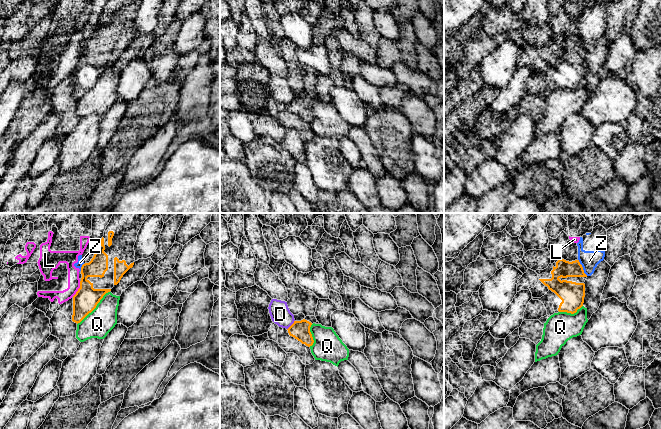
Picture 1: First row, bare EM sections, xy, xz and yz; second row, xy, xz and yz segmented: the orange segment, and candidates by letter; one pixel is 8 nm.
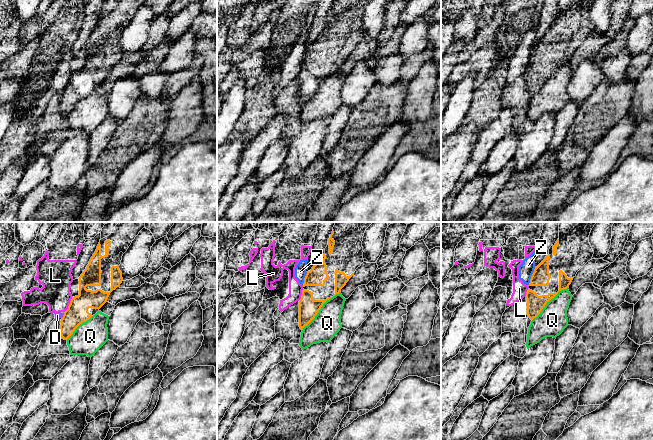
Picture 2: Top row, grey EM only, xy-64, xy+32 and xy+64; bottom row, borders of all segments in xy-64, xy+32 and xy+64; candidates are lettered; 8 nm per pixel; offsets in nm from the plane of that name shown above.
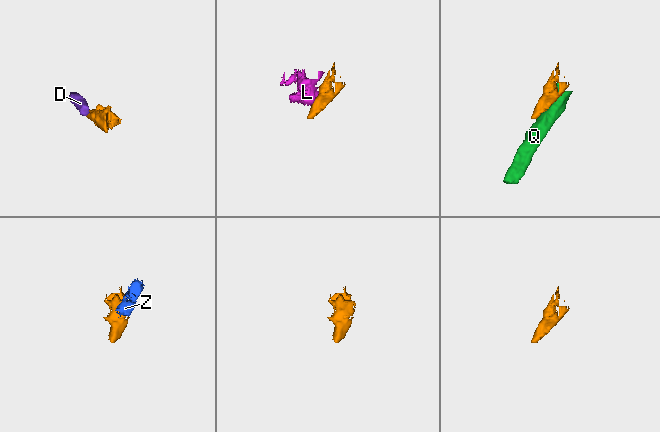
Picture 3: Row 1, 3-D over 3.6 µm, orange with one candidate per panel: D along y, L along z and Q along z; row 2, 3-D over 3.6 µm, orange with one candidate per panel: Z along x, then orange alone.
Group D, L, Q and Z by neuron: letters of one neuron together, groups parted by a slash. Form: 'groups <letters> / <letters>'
groups D L Z / Q

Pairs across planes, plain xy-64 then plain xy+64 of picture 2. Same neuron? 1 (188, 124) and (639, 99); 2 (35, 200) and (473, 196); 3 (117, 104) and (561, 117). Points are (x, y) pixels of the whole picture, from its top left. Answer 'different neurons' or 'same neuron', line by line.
1: same neuron
2: different neurons
3: different neurons

